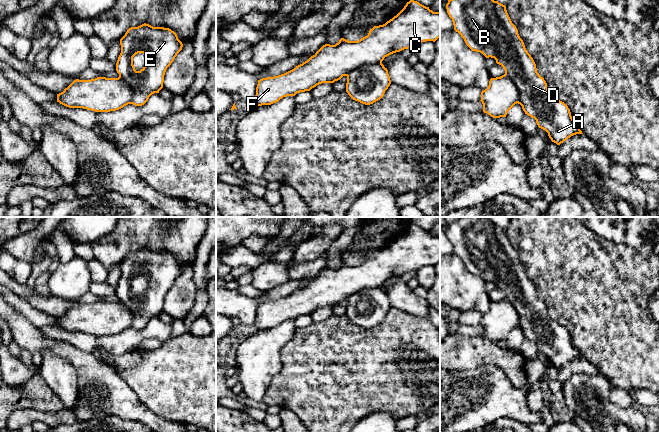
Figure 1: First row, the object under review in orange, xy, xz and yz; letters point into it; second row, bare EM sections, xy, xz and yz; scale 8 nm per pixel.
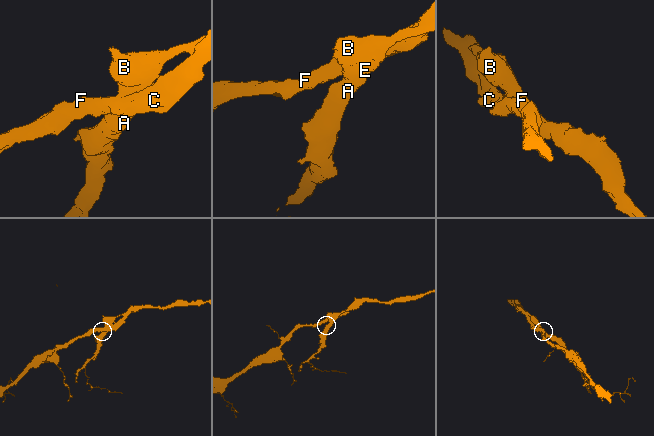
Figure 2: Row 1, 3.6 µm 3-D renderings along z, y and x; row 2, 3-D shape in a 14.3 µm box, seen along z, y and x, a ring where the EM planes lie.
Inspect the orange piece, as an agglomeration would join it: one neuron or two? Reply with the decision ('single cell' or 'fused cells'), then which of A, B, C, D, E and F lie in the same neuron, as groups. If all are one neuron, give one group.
single cell | A B C D E F

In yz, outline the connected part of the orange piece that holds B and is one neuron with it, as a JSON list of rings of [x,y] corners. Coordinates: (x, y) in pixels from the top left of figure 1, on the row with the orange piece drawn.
[[[448,0],[446,9],[454,30],[461,35],[466,45],[486,58],[494,58],[505,70],[504,75],[491,78],[488,88],[481,92],[484,113],[493,118],[506,117],[508,111],[518,103],[525,114],[534,118],[538,127],[545,130],[557,145],[573,135],[583,134],[568,106],[549,92],[546,81],[537,72],[536,64],[526,50],[505,5],[494,0]]]

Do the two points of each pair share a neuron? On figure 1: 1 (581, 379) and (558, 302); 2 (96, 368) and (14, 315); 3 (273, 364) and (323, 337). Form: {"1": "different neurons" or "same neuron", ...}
{"1": "different neurons", "2": "same neuron", "3": "different neurons"}

